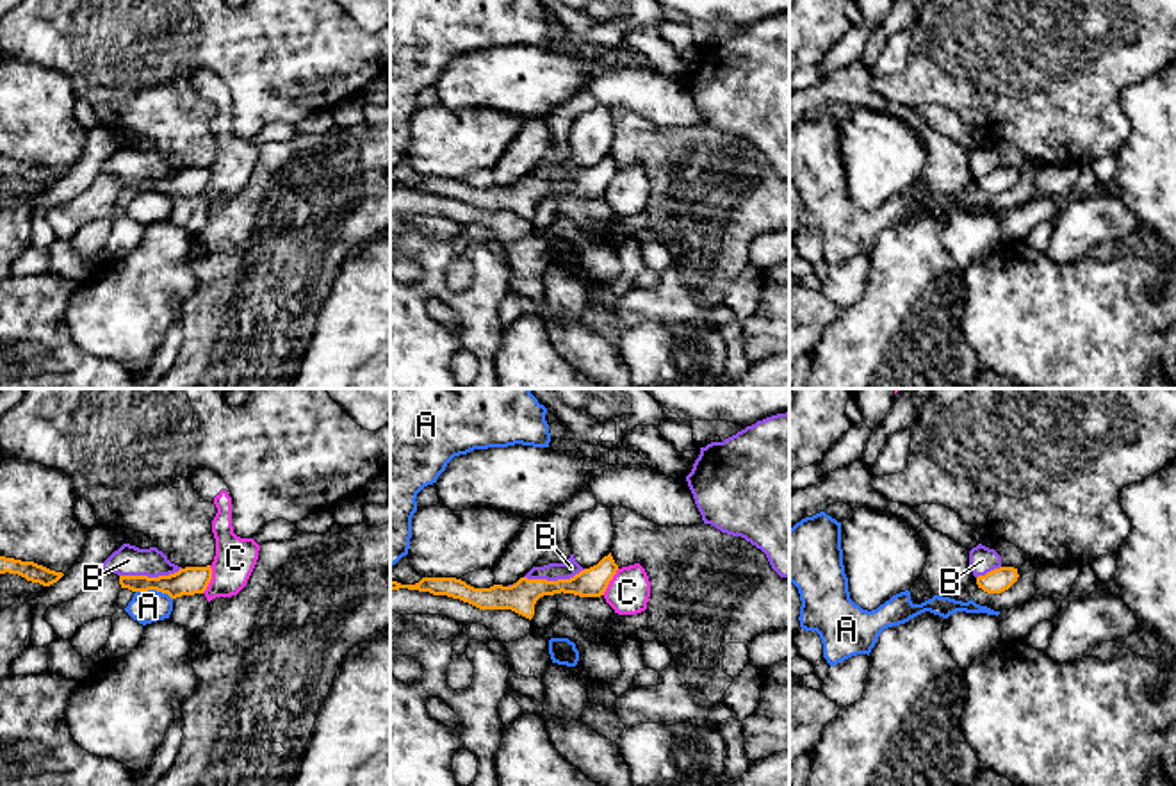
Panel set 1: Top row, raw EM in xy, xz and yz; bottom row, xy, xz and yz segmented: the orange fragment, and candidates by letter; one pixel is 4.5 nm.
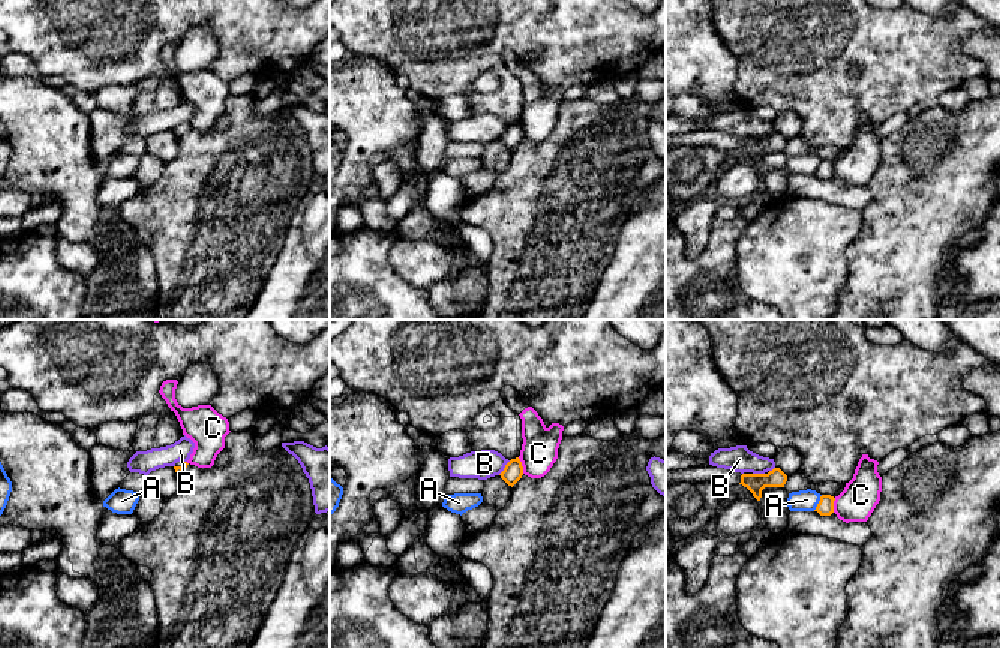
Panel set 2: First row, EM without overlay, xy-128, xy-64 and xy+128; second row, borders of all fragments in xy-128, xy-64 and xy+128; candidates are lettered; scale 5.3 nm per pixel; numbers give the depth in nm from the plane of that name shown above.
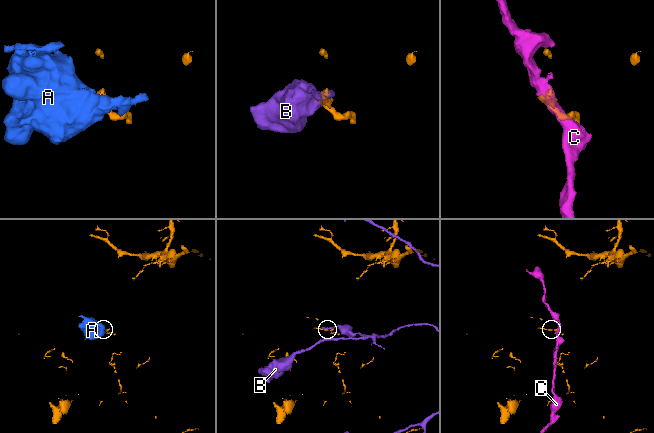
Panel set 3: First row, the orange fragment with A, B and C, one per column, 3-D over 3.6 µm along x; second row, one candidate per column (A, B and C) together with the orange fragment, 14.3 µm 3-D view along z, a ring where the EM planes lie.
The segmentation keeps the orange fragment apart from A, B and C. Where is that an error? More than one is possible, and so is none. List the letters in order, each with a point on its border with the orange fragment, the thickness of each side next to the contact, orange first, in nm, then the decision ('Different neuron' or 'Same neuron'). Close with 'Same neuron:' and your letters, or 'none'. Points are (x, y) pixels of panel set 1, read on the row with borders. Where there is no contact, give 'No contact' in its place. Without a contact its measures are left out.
A: Touches orange at xy (154, 589). Thickness 130 nm (orange) against 140 nm. Different neuron
B: Touches orange at xy (150, 578). Thickness 130 nm (orange) against 140 nm. Different neuron
C: Touches orange at xy (211, 578). Thickness 130 nm (orange) against 190 nm. Different neuron
Same neuron: none

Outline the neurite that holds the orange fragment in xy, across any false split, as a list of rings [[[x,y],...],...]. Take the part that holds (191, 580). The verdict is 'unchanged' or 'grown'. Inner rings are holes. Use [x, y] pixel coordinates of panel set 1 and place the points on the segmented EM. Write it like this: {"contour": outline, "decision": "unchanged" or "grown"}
{"contour": [[[185,567],[169,576],[148,577],[148,576],[119,576],[121,588],[132,592],[157,590],[167,594],[171,599],[182,595],[203,594],[212,579],[212,569],[207,567]]], "decision": "unchanged"}

